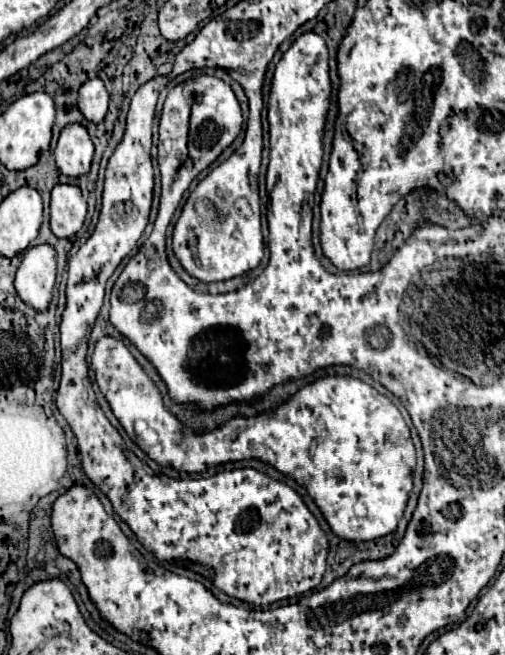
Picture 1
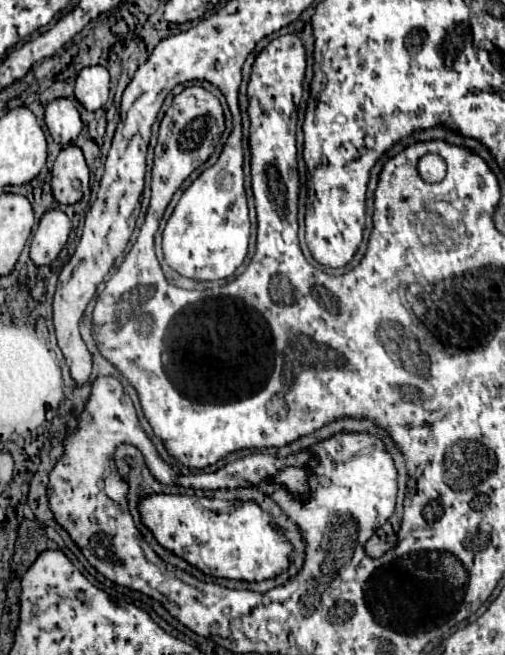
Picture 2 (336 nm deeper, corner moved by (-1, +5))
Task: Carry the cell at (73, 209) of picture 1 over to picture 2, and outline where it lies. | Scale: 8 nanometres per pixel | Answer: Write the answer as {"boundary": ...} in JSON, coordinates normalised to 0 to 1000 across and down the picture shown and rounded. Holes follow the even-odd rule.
{"boundary":[[[131,223],[103,256],[103,296],[115,311],[150,311],[174,284],[174,253],[154,223]]]}

